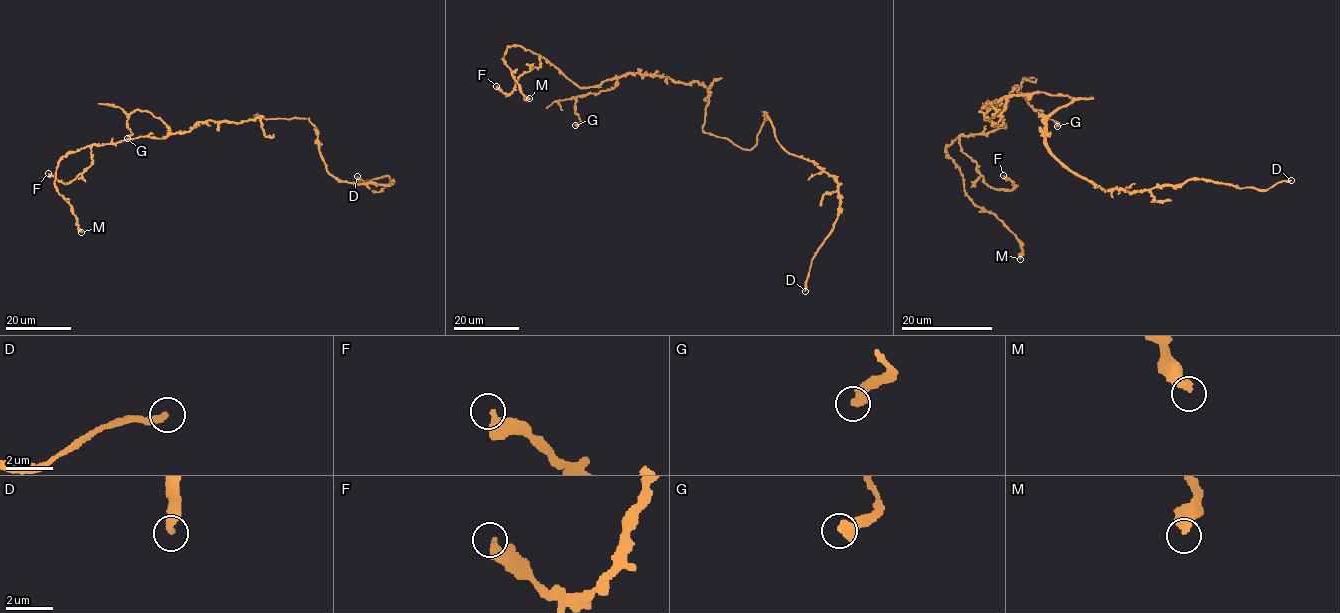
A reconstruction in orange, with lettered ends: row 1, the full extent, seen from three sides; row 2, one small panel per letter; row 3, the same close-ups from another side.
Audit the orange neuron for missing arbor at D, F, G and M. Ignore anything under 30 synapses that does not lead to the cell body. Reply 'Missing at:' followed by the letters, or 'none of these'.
Missing at: D

